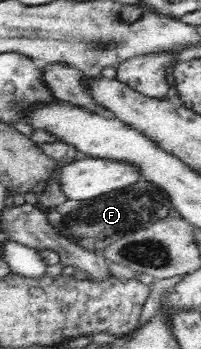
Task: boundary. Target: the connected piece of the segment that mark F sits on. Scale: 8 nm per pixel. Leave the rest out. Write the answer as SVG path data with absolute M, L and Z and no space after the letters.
M141 178L139 182L125 189L117 189L95 199L67 200L55 207L43 207L43 211L57 231L80 241L85 249L97 254L107 245L111 245L115 237L133 233L151 223L156 223L159 219L167 218L171 207L173 207L172 199L169 199L165 190Z

